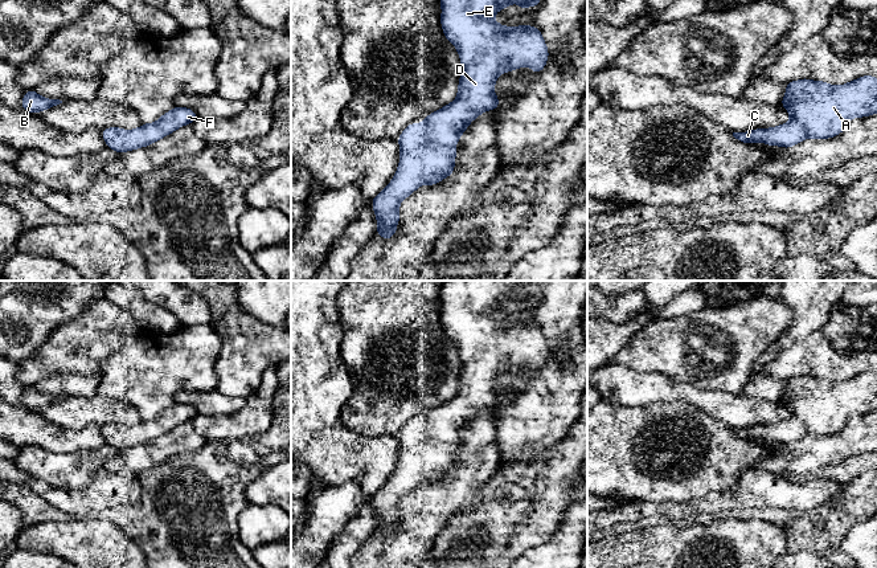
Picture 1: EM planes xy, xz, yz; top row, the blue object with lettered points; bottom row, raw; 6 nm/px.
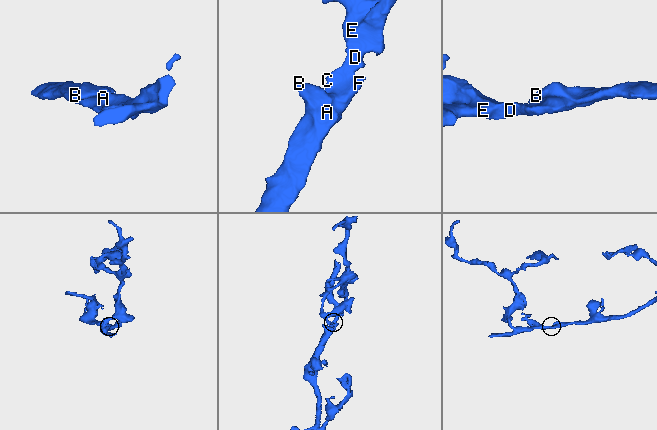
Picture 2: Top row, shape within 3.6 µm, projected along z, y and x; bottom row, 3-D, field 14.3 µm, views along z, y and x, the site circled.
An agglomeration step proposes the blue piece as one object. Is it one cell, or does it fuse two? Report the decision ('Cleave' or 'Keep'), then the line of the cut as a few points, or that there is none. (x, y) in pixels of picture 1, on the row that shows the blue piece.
Keep. No split

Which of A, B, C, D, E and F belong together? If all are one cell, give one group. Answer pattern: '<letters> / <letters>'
A B C D E F

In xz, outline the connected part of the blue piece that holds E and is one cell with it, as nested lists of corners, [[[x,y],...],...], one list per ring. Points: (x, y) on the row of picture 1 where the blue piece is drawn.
[[[440,0],[440,25],[444,37],[456,48],[462,73],[456,98],[439,110],[425,117],[421,123],[410,123],[398,136],[399,163],[390,183],[372,199],[377,220],[377,230],[382,241],[392,238],[399,222],[399,204],[421,185],[435,185],[454,173],[455,144],[472,120],[480,114],[497,110],[500,99],[495,94],[495,83],[501,73],[529,66],[533,74],[542,71],[549,58],[549,50],[541,30],[533,25],[500,25],[493,16],[517,4],[521,9],[537,7],[541,0]]]

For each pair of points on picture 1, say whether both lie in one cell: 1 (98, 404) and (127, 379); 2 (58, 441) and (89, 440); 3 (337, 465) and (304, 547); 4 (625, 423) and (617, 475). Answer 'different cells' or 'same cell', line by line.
1: different cells
2: same cell
3: different cells
4: same cell

